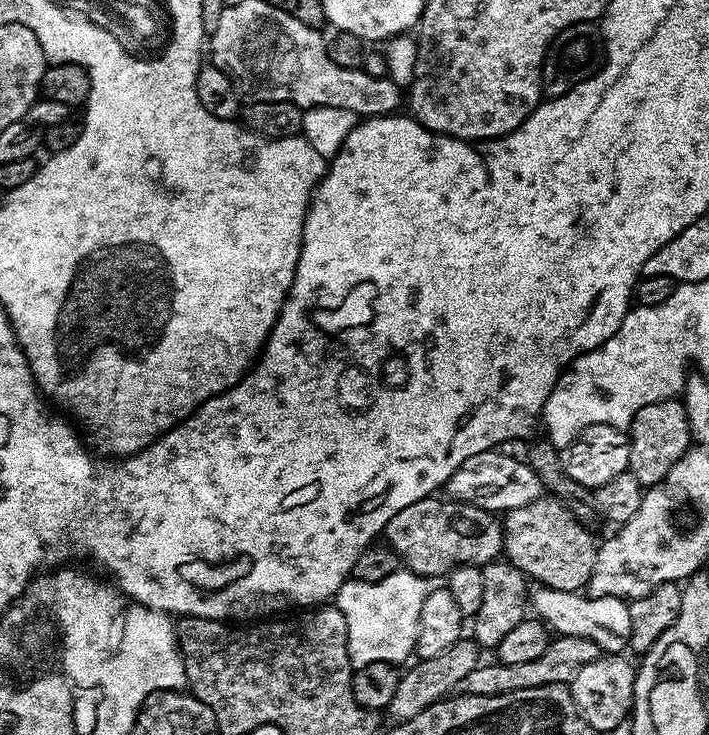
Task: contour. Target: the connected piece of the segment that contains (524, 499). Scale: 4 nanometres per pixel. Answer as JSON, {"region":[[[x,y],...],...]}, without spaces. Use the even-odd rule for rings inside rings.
{"region":[[[481,450],[466,458],[466,462],[462,462],[462,466],[458,466],[458,470],[454,470],[448,480],[447,495],[453,500],[473,504],[493,514],[503,514],[518,506],[530,506],[530,502],[541,499],[545,495],[544,487],[527,459],[520,457],[519,460],[516,456],[507,456],[500,451],[504,450]]]}

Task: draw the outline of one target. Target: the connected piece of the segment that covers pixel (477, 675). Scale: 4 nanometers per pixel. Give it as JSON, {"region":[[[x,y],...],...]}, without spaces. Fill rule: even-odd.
{"region":[[[557,635],[549,643],[546,654],[534,658],[531,662],[517,662],[514,666],[499,662],[481,663],[479,667],[471,670],[462,682],[458,682],[456,692],[466,696],[497,696],[510,694],[514,690],[530,690],[551,684],[568,686],[578,674],[578,670],[582,670],[582,666],[590,666],[590,662],[597,660],[601,654],[600,647],[590,642],[590,638]]]}

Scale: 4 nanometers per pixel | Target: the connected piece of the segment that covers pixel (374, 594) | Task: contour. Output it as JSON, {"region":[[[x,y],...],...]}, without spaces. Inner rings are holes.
{"region":[[[401,570],[382,578],[382,582],[362,582],[347,579],[337,590],[334,607],[346,618],[348,631],[348,657],[357,669],[372,663],[402,665],[404,659],[416,651],[416,639],[420,629],[422,602],[430,591],[425,577]]]}

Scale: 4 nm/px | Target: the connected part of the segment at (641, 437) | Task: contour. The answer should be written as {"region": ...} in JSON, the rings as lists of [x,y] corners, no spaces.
{"region":[[[676,398],[659,400],[650,406],[642,406],[642,410],[634,414],[627,433],[630,442],[628,471],[645,486],[662,482],[662,478],[666,478],[666,474],[670,474],[672,467],[690,451],[690,445],[693,443],[686,410],[683,403]]]}

